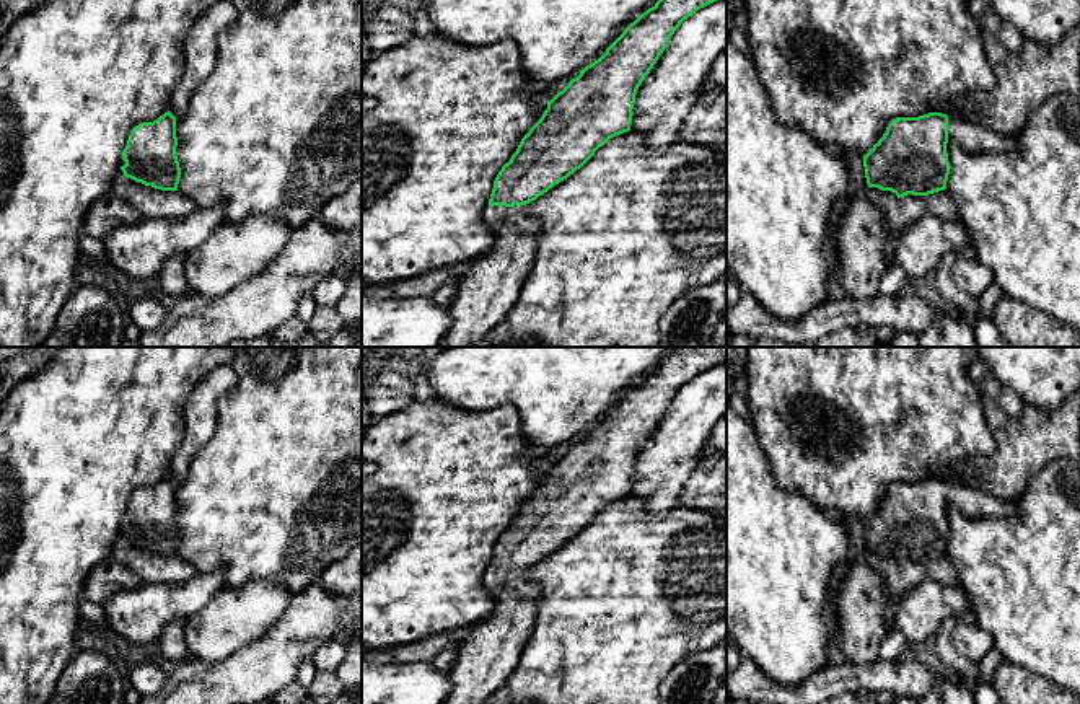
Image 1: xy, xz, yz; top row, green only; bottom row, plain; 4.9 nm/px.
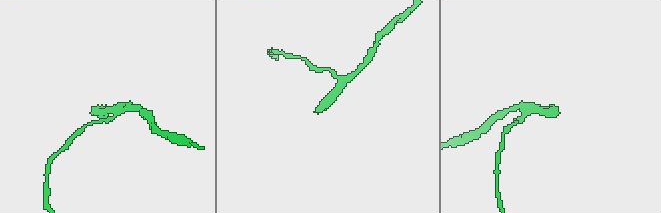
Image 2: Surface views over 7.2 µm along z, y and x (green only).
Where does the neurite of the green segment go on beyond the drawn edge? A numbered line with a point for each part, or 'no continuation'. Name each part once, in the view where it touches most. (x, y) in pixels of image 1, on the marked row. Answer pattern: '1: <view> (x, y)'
1: xz (489, 289)

